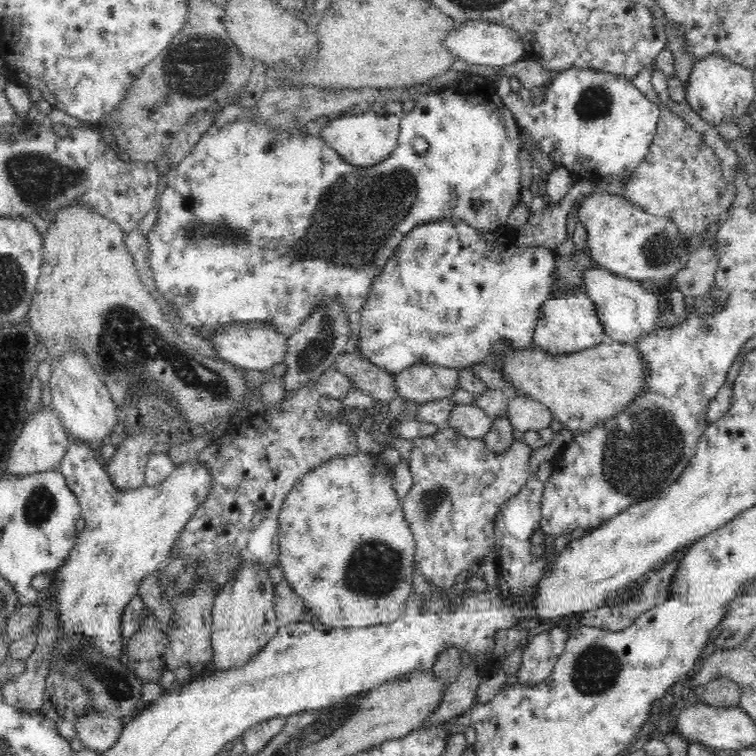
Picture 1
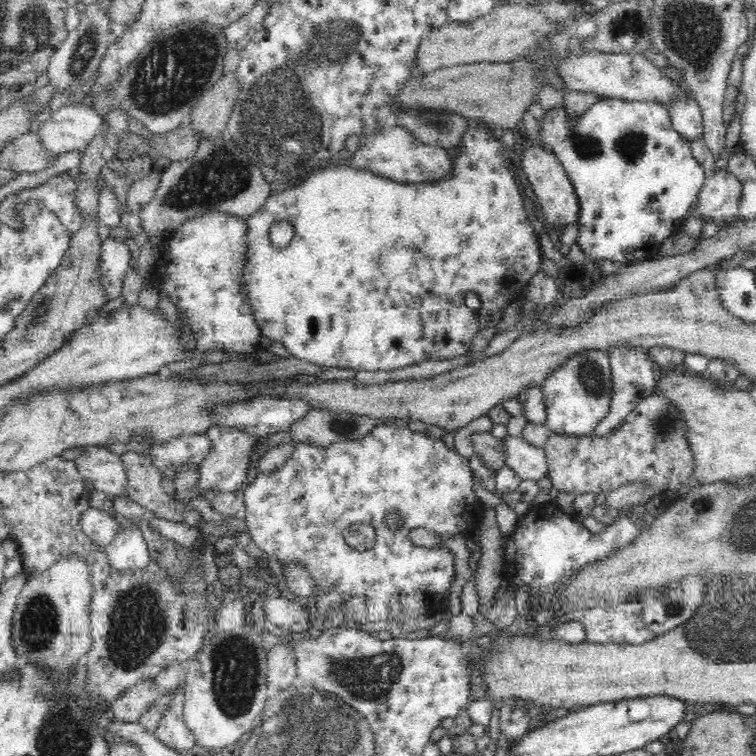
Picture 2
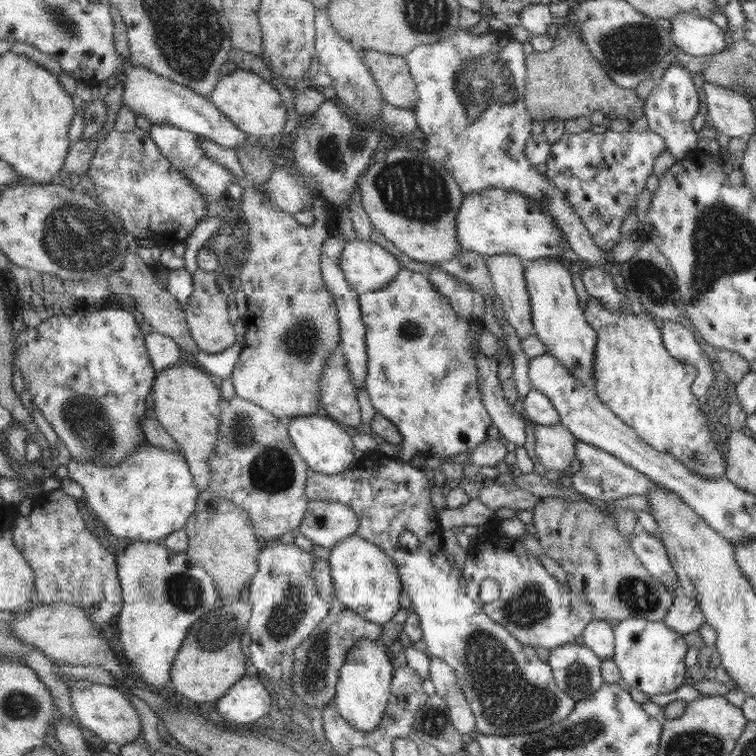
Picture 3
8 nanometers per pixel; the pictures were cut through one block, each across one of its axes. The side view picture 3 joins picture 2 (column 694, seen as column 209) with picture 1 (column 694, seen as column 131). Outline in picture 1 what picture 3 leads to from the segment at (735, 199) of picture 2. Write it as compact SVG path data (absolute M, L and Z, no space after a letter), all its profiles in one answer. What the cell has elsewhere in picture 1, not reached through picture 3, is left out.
M655 64L640 70L632 78L634 86L658 105L660 118L648 154L628 176L621 177L624 191L620 195L654 216L671 218L684 236L697 238L710 224L717 221L718 214L729 210L737 194L737 186L725 180L716 153L706 145L702 135L679 118L668 104L662 102L653 85L649 83L654 69L657 69Z

